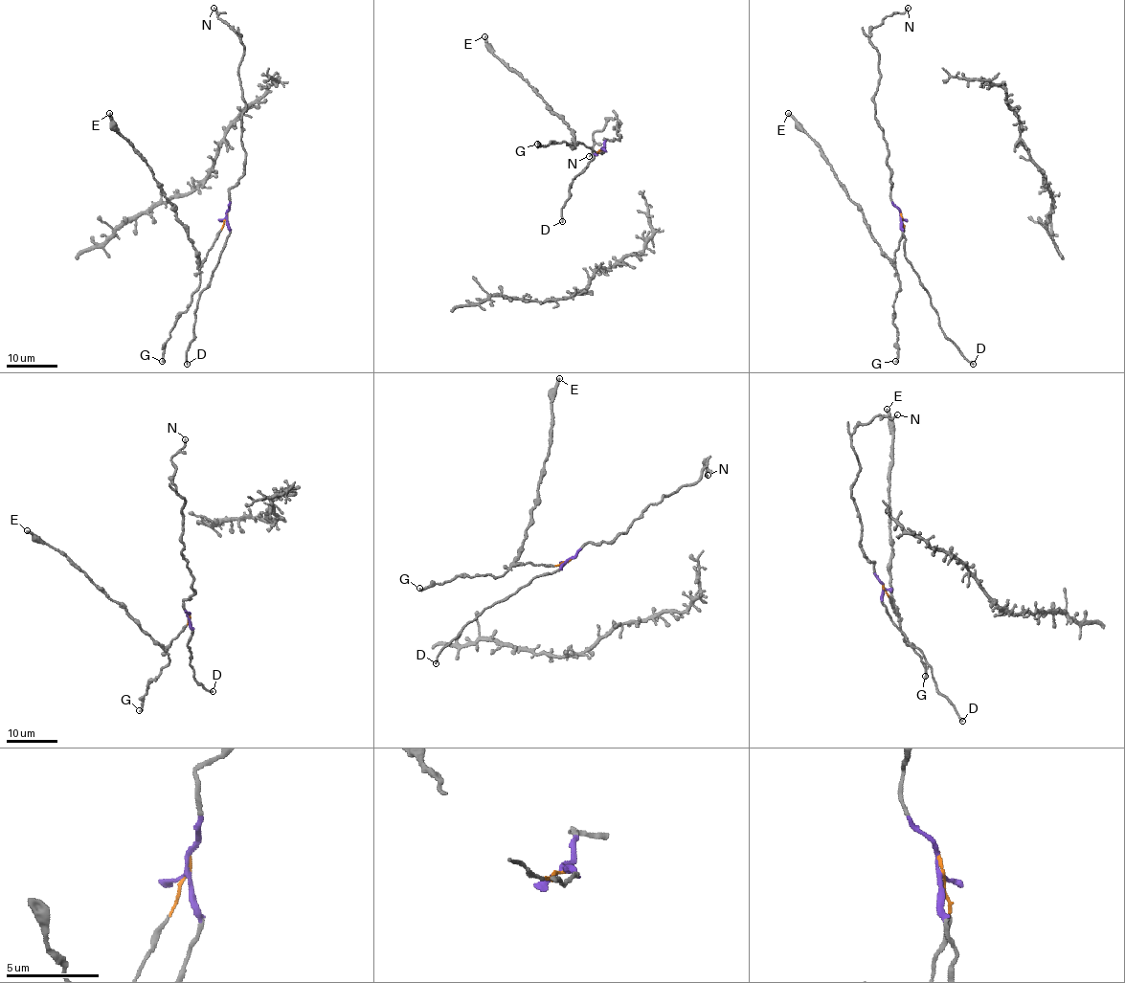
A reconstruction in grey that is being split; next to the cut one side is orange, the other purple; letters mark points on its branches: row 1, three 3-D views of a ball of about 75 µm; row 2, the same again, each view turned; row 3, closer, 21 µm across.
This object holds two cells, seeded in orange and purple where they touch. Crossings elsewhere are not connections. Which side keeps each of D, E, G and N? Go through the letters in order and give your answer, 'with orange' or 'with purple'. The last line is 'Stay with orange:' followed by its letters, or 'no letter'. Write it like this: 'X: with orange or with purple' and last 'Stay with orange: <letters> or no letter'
D: with purple
E: with orange
G: with orange
N: with purple
Stay with orange: E, G

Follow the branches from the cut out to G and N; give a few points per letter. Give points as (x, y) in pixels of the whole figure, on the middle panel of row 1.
G: (601, 149), (595, 152), (583, 143), (578, 143), (574, 148), (565, 142), (551, 142), (546, 145), (537, 143)
N: (601, 148), (605, 139), (618, 139), (621, 122), (614, 127), (618, 126), (615, 118), (594, 133), (590, 156)

